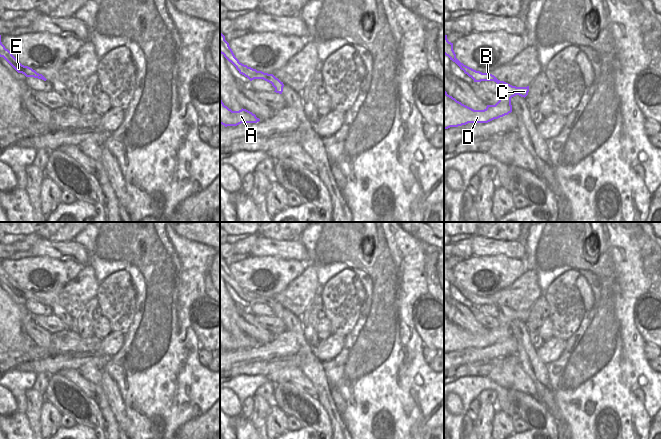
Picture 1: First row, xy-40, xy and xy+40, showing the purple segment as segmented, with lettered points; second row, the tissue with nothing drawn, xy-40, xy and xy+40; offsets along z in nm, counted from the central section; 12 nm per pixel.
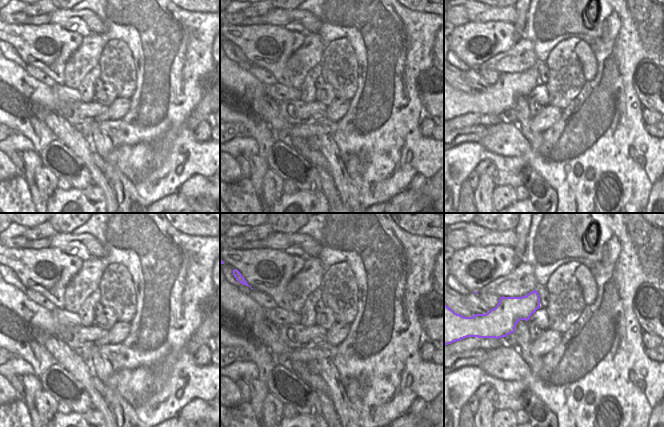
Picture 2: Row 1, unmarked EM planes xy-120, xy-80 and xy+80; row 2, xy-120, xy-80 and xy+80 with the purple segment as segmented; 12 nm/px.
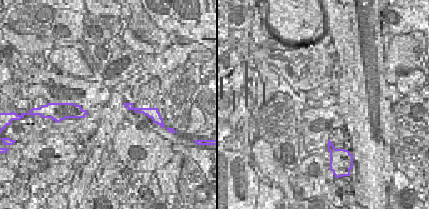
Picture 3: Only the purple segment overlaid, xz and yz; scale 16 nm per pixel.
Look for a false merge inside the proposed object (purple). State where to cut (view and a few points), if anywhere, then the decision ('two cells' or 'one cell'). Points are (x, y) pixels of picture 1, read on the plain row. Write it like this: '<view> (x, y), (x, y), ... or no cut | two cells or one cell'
no cut | one cell

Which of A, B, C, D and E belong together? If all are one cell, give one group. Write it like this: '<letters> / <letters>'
A B C D E

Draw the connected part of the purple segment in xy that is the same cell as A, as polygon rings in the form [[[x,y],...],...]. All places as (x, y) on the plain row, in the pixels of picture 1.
[[[220,323],[220,348],[225,351],[237,350],[241,347],[257,347],[259,345],[260,343],[255,338],[246,333],[232,335]]]

